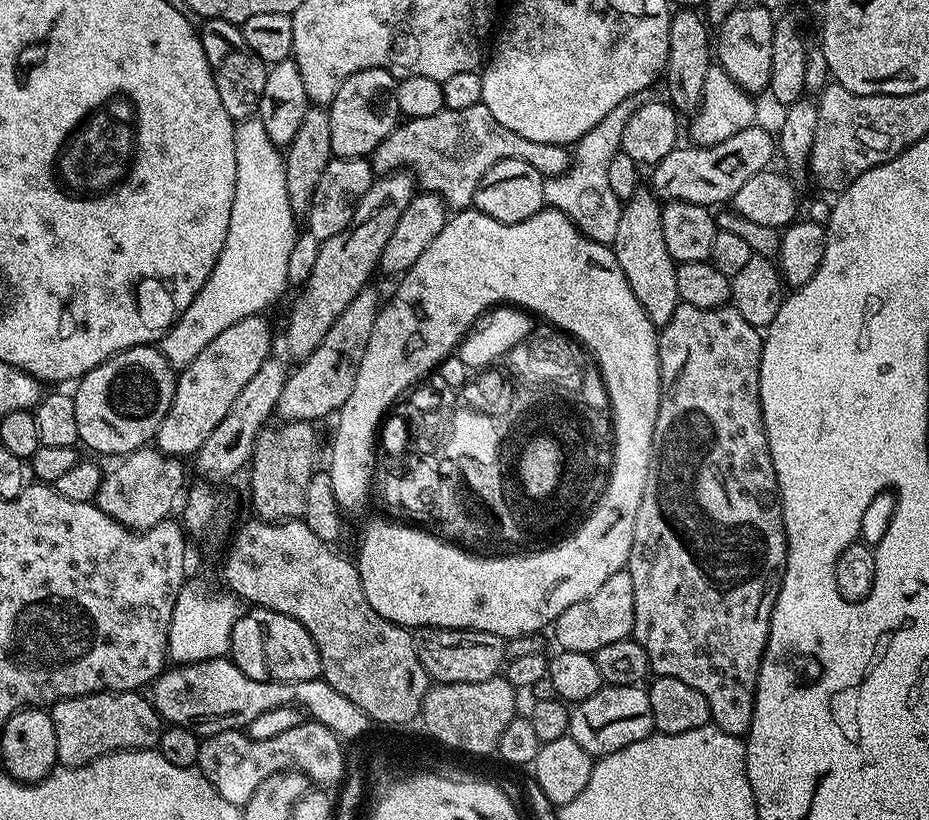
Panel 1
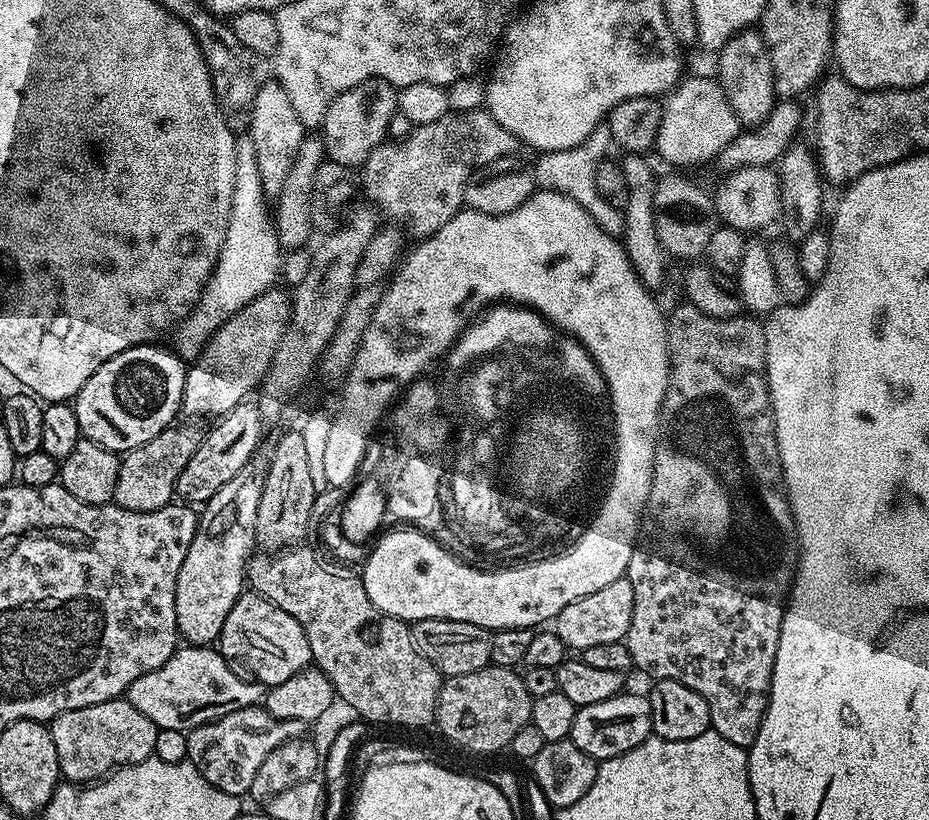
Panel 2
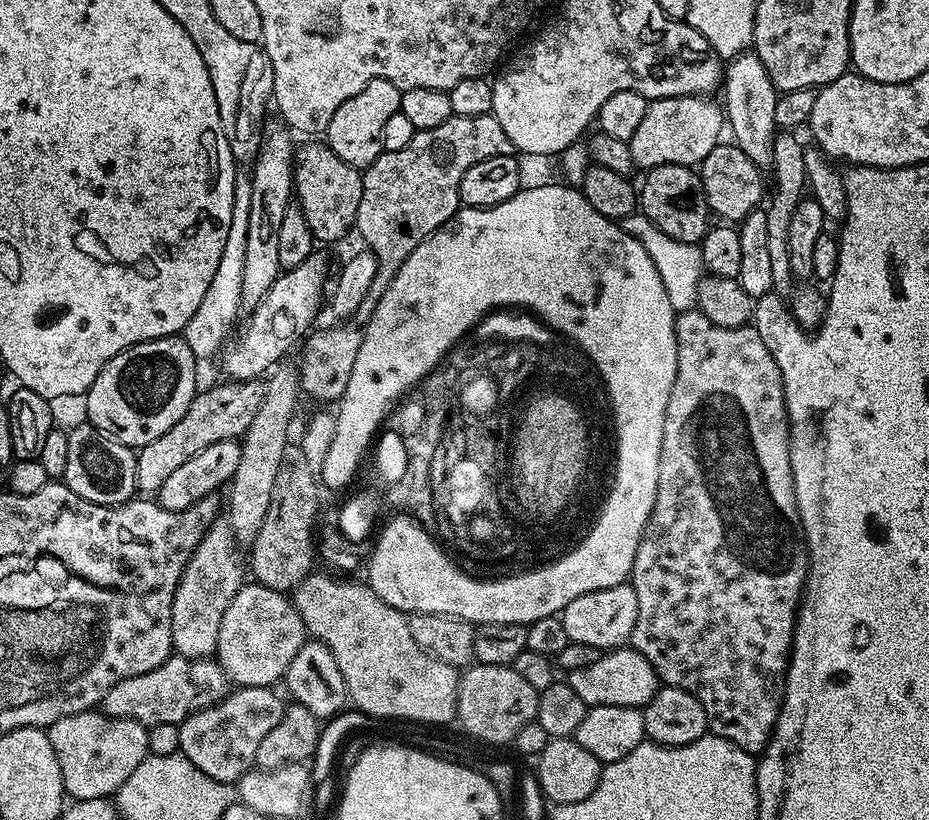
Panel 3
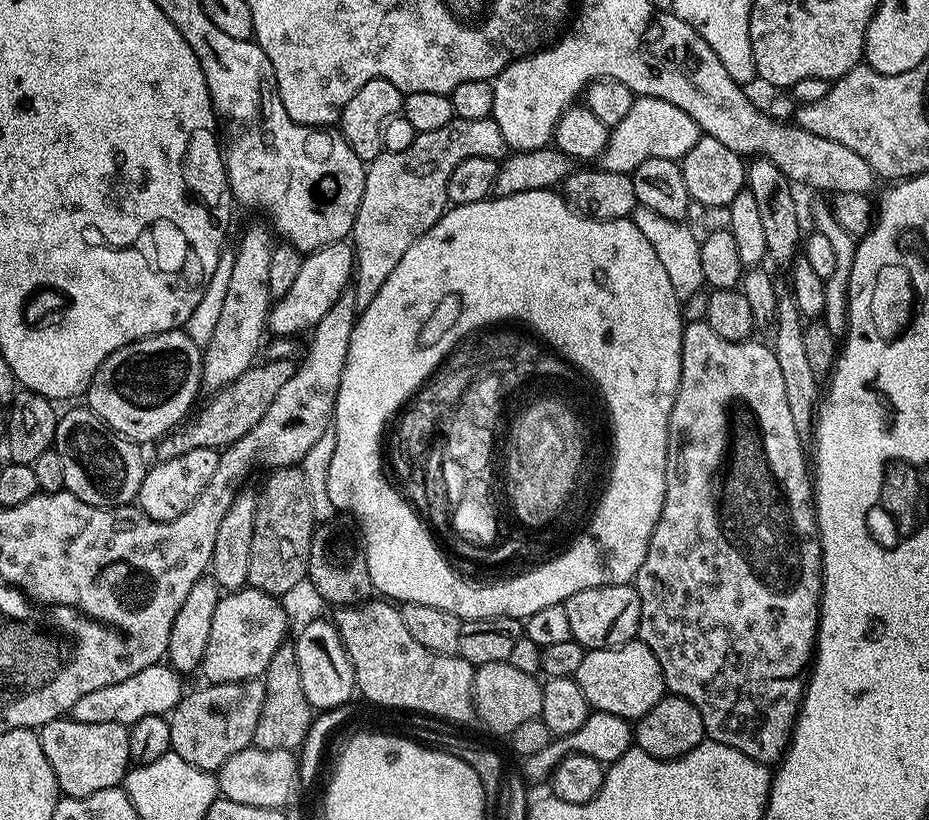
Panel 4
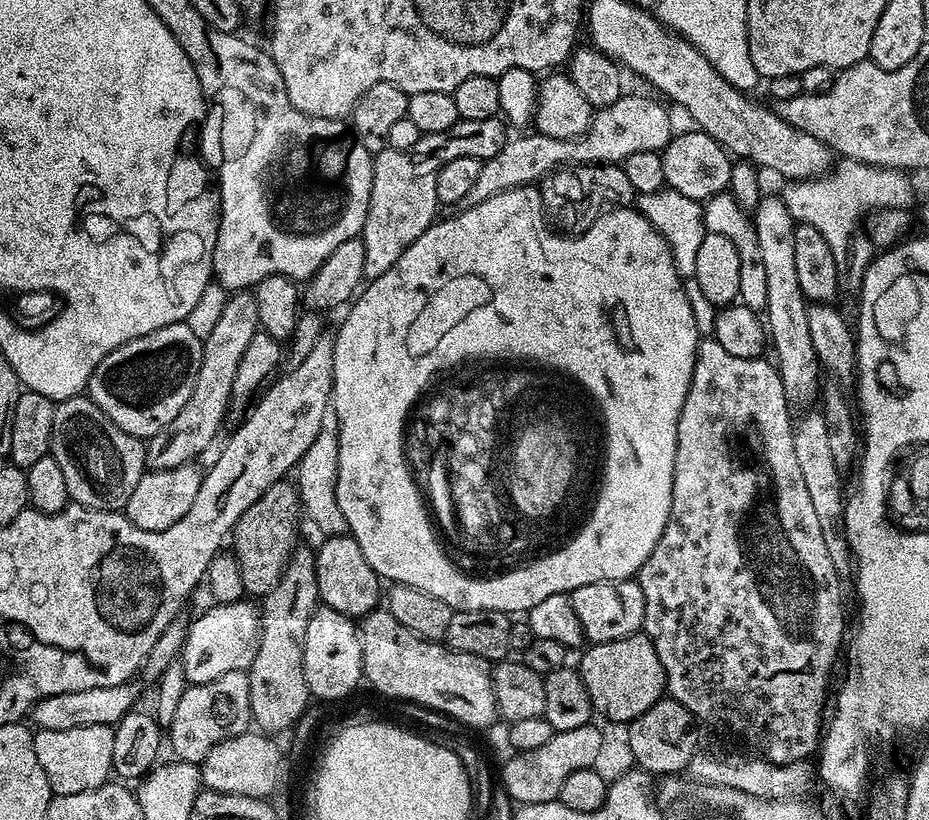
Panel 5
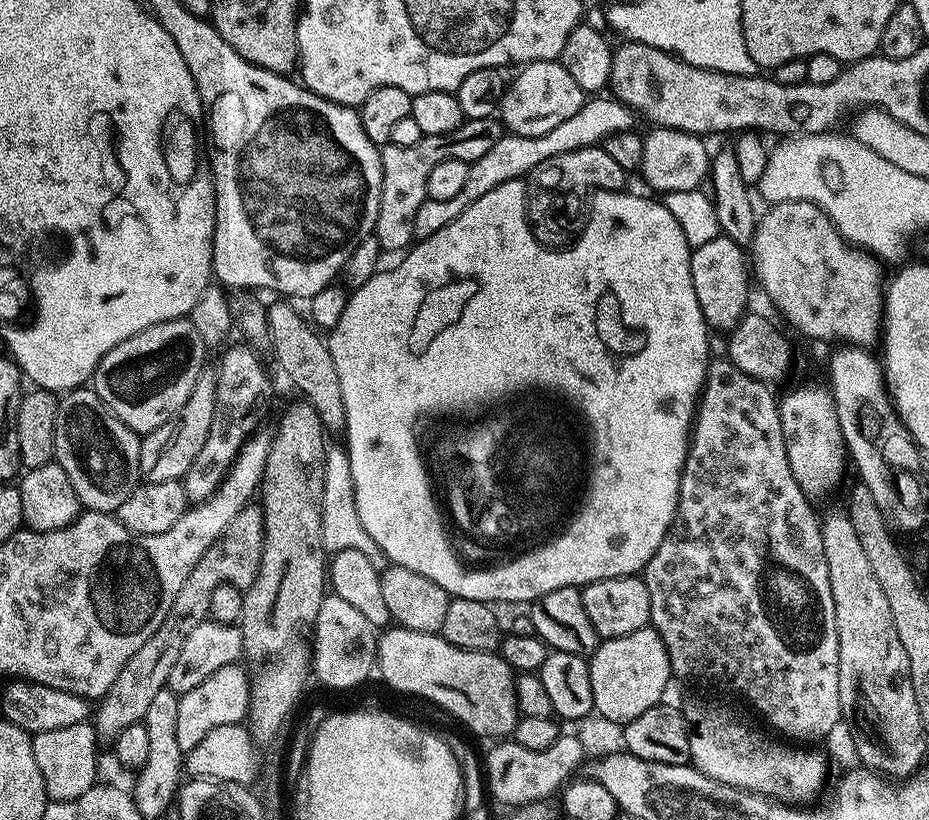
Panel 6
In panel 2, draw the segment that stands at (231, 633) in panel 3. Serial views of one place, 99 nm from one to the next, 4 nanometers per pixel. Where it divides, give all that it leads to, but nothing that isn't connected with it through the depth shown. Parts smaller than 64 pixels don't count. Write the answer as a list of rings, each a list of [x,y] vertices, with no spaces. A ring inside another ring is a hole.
[[[251,590],[241,593],[227,615],[222,625],[218,650],[225,660],[237,665],[245,664],[252,671],[249,672],[251,679],[265,686],[286,682],[312,664],[310,642],[306,642],[302,626],[298,626],[298,622],[294,622],[286,610],[278,610],[274,602]]]

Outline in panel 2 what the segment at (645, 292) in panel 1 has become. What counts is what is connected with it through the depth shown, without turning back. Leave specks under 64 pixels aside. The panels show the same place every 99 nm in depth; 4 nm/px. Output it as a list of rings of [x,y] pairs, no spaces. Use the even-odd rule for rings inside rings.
[[[628,154],[619,161],[622,174],[626,174],[628,187],[628,207],[623,217],[624,234],[622,243],[638,278],[650,290],[657,290],[664,284],[664,247],[658,242],[658,230],[654,230],[654,190],[658,172],[652,169],[652,164],[644,154]]]

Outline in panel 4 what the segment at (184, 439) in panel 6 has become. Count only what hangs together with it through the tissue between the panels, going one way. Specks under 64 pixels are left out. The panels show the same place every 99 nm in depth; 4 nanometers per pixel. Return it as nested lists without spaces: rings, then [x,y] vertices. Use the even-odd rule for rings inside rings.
[[[267,223],[264,224],[250,225],[241,236],[240,245],[234,249],[234,270],[230,270],[230,286],[226,289],[226,299],[222,301],[222,318],[218,318],[218,330],[214,330],[214,338],[210,338],[202,350],[202,384],[209,393],[225,388],[246,374],[265,343],[268,313],[274,303],[268,289],[274,232]]]

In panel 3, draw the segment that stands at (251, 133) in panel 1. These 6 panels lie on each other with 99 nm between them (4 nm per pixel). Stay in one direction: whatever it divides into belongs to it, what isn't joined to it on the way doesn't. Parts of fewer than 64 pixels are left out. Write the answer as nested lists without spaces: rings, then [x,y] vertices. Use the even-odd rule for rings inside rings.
[[[244,170],[237,171],[236,185],[234,186],[234,210],[230,214],[230,234],[226,234],[226,246],[222,249],[222,258],[218,261],[218,270],[214,270],[214,278],[202,298],[202,303],[199,304],[198,310],[194,310],[190,322],[186,322],[182,333],[186,346],[190,346],[190,354],[194,354],[194,358],[198,362],[204,362],[211,356],[216,358],[221,355],[222,349],[229,343],[230,337],[237,327],[236,316],[241,315],[240,303],[244,293],[246,242],[248,241],[248,227],[250,226],[251,185],[251,175]]]

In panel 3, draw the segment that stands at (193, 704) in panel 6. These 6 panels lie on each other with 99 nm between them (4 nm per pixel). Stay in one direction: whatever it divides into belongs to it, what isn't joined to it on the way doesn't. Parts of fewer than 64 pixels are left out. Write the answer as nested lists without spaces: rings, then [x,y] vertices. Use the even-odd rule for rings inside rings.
[[[271,687],[242,688],[229,691],[216,704],[206,706],[194,714],[190,714],[179,724],[180,753],[202,774],[210,774],[223,784],[235,785],[255,765],[258,745],[262,738],[282,722],[285,701],[275,696]]]

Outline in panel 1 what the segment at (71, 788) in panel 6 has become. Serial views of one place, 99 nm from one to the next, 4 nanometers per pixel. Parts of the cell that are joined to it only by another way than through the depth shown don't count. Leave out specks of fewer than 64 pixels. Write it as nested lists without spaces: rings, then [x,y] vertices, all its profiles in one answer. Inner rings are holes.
[[[139,691],[95,692],[75,696],[51,705],[54,738],[58,738],[57,761],[65,768],[94,762],[111,752],[156,748],[160,743],[162,721],[151,699]]]

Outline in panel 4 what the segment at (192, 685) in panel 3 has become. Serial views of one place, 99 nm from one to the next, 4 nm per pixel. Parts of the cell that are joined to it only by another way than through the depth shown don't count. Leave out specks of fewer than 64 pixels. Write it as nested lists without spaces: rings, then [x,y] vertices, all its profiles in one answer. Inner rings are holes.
[[[161,662],[146,666],[138,674],[130,678],[122,678],[122,682],[114,682],[110,686],[101,686],[83,698],[72,707],[71,719],[78,722],[118,722],[131,726],[138,718],[150,718],[171,713],[173,708],[186,694],[185,682],[180,673],[167,663]]]

